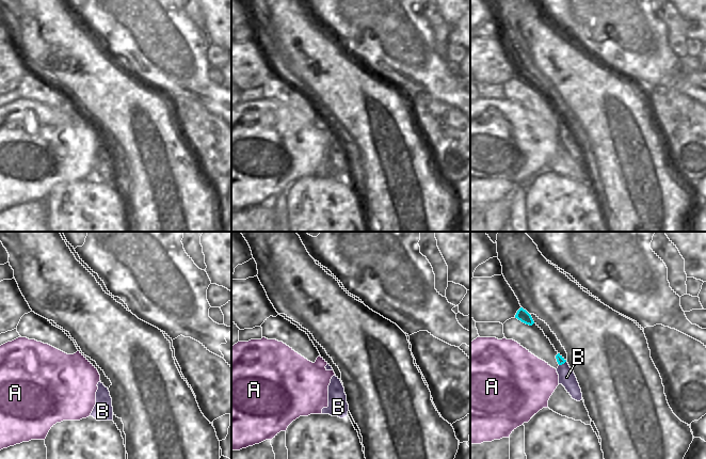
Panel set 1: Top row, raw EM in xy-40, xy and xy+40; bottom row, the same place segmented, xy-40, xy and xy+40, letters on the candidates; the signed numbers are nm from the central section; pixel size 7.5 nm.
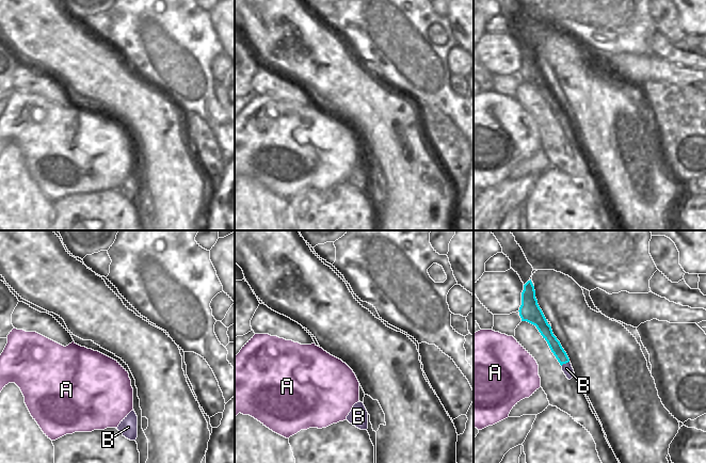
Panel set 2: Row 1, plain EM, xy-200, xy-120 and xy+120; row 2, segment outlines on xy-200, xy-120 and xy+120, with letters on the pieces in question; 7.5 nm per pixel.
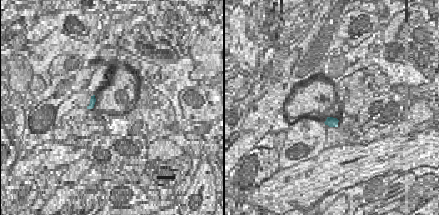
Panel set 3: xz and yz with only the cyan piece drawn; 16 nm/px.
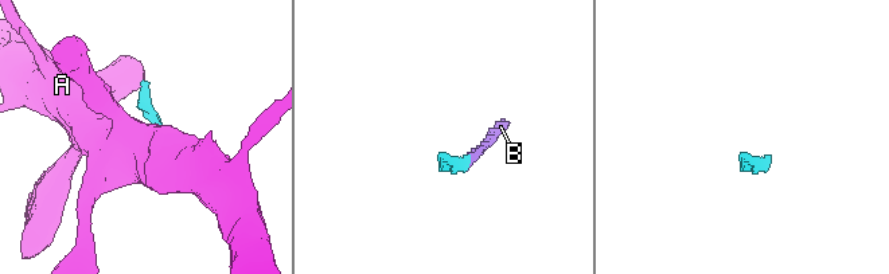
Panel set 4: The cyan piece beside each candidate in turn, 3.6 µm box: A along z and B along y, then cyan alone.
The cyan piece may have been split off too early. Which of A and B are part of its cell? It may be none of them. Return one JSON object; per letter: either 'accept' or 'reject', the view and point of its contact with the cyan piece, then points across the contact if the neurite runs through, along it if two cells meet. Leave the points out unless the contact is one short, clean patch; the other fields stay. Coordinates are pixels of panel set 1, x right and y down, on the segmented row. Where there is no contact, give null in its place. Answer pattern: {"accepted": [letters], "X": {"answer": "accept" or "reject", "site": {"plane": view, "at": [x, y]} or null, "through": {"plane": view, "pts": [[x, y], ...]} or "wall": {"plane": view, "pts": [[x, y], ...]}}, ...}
{"accepted": ["B"], "A": {"answer": "reject", "site": null}, "B": {"answer": "accept", "site": {"plane": "xy+40", "at": [562, 363]}}}

